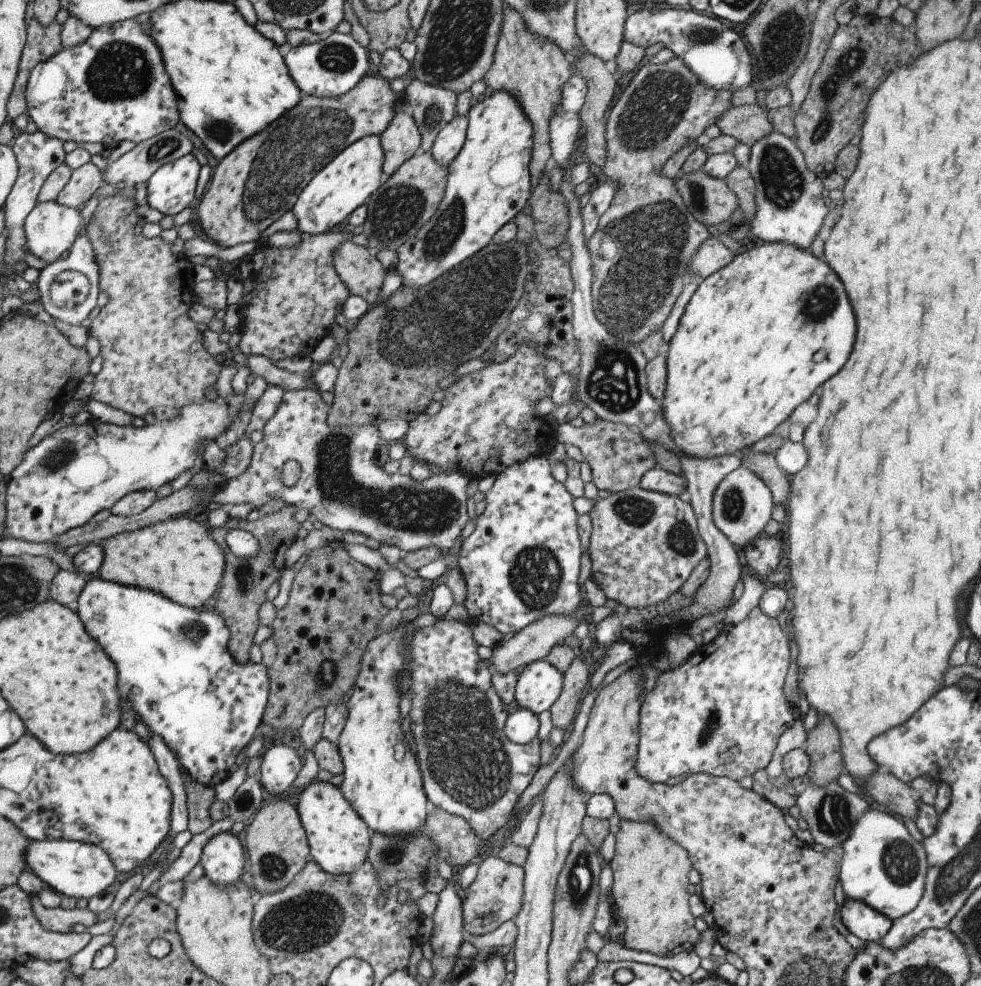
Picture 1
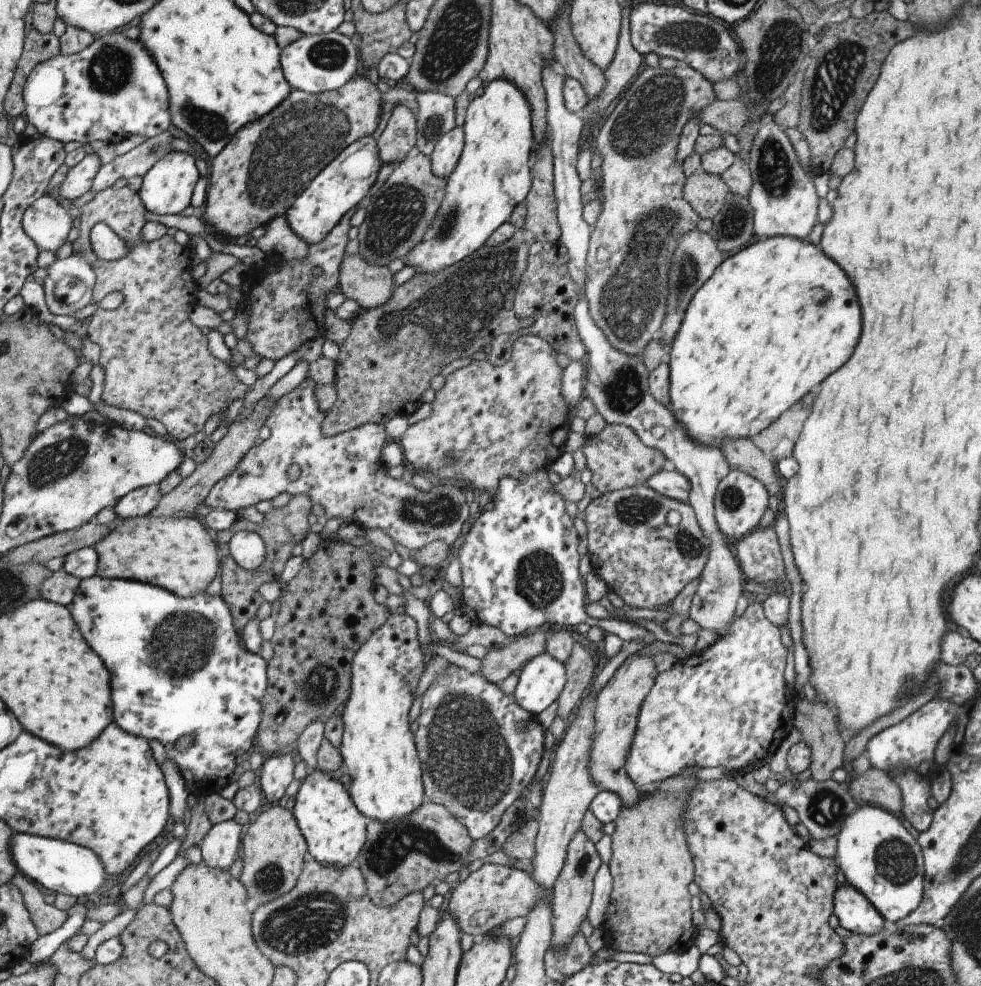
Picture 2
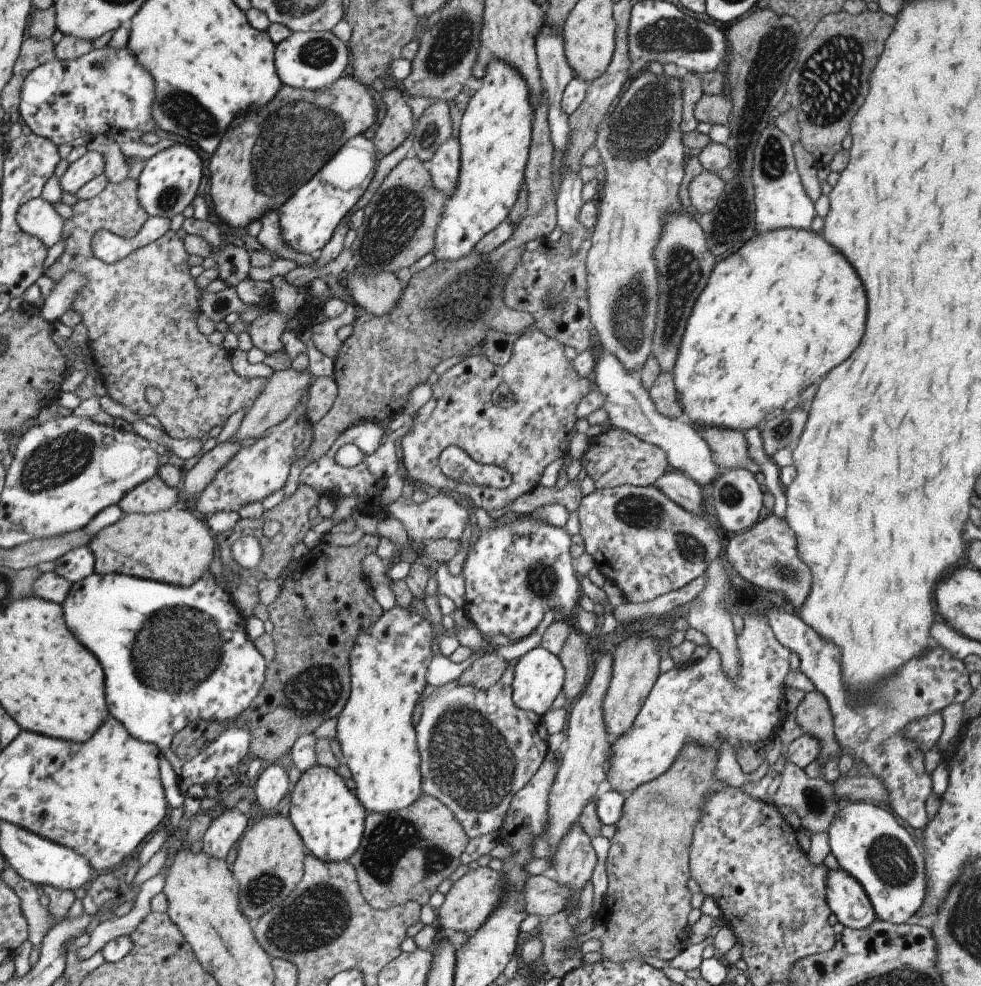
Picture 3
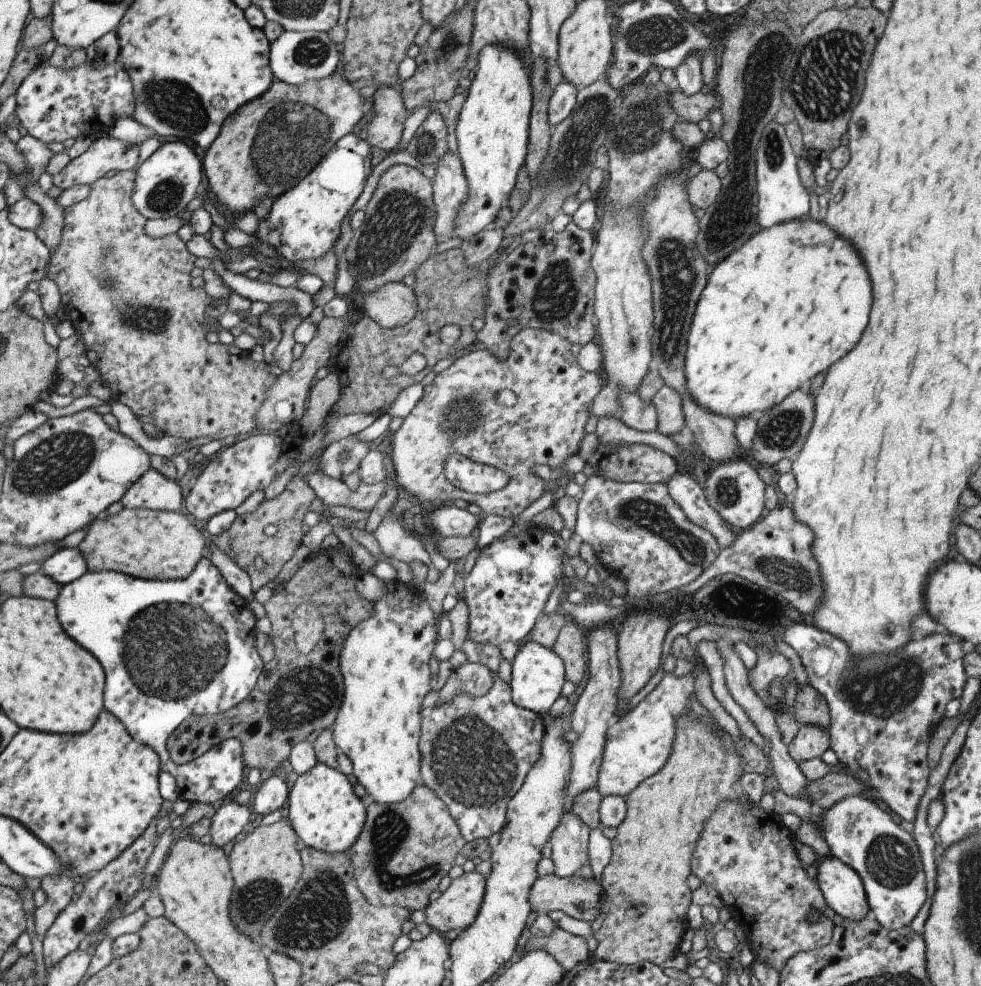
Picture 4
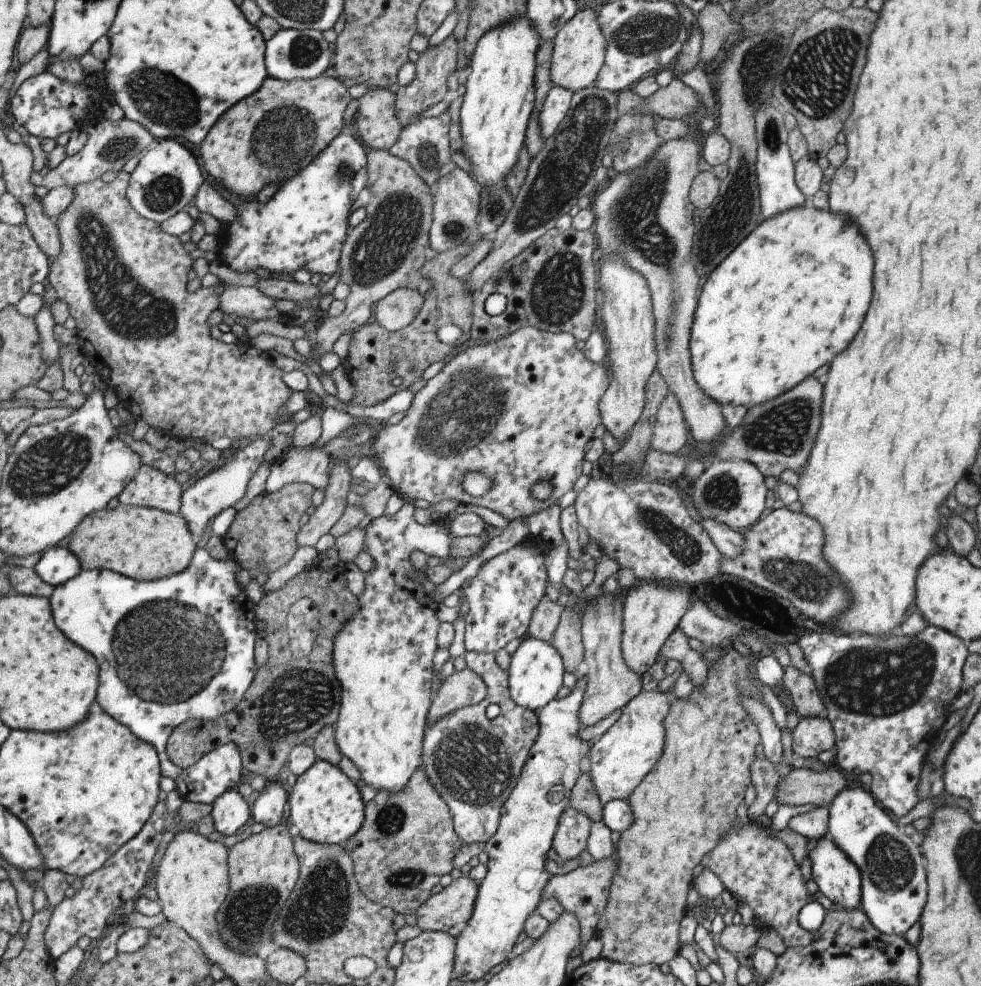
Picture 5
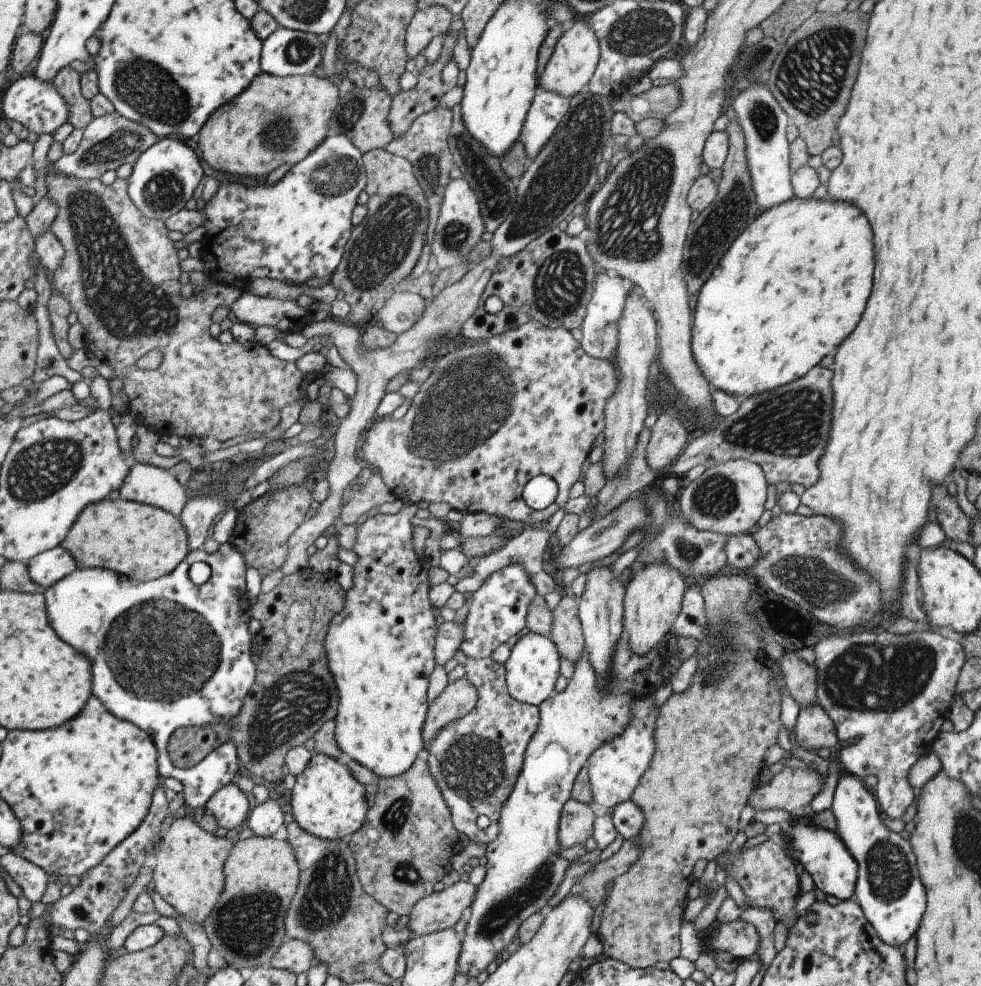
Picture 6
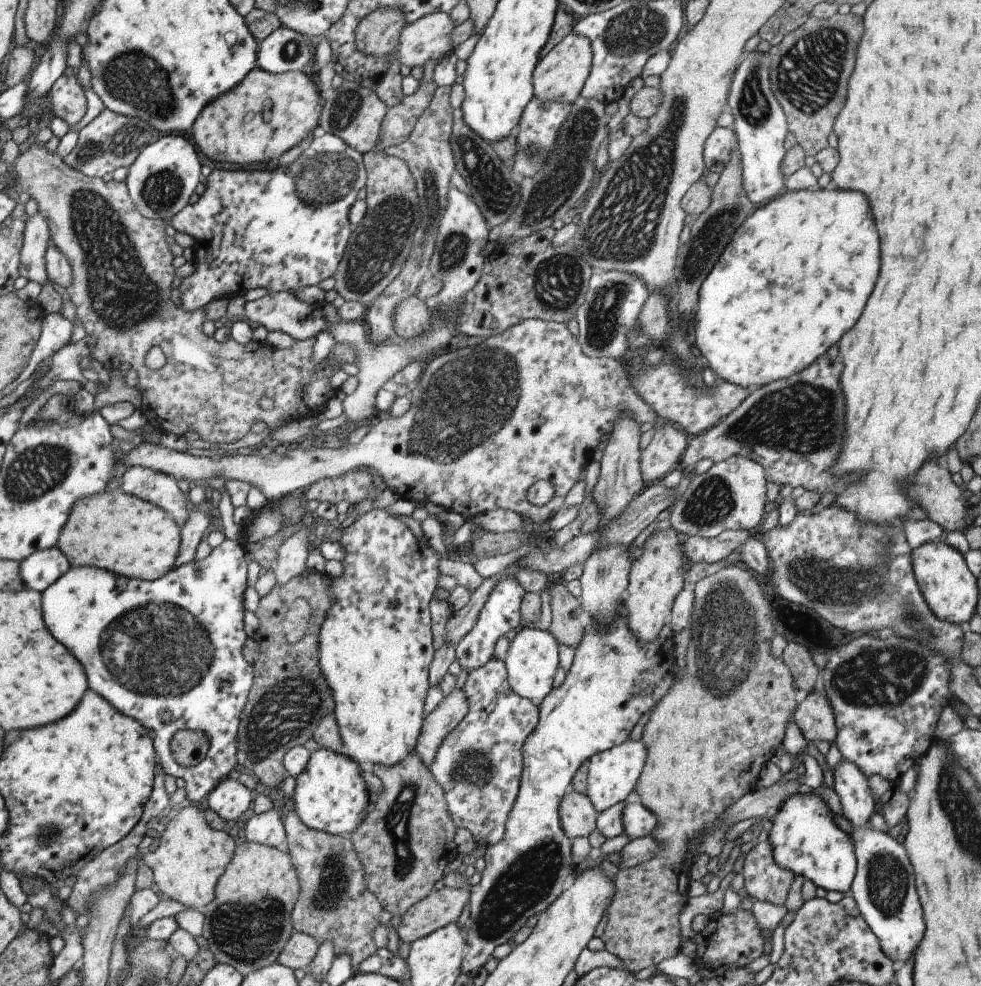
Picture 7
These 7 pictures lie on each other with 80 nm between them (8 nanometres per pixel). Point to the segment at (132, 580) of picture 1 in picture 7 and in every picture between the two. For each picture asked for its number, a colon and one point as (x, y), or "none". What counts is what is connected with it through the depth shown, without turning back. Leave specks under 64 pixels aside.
2: (178, 553)
3: (173, 546)
4: (142, 543)
5: (142, 543)
6: (142, 542)
7: (118, 532)

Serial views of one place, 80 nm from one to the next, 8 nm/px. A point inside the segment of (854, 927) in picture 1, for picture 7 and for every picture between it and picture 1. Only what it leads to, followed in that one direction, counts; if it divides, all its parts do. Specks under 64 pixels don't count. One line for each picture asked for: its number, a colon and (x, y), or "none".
2: (854, 912)
3: (845, 898)
4: (842, 889)
5: (836, 877)
6: (823, 856)
7: (804, 839)

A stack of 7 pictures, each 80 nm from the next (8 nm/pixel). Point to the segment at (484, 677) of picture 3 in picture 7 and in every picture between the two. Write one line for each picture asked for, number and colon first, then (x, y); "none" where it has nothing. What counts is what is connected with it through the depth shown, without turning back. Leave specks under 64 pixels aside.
4: (472, 679)
5: (461, 689)
6: (457, 698)
7: (449, 711)

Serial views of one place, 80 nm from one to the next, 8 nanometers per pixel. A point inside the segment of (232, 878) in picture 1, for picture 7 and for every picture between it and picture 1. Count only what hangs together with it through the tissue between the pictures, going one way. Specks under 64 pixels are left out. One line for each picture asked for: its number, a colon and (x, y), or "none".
2: (219, 846)
3: (222, 832)
4: (230, 820)
5: (230, 814)
6: (228, 805)
7: (228, 798)

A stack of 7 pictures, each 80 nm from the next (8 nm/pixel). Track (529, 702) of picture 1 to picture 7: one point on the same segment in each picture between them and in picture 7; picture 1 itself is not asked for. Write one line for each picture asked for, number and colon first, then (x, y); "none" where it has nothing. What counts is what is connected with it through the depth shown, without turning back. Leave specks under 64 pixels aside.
2: (541, 679)
3: (538, 678)
4: (537, 674)
5: (534, 674)
6: (531, 669)
7: (531, 659)

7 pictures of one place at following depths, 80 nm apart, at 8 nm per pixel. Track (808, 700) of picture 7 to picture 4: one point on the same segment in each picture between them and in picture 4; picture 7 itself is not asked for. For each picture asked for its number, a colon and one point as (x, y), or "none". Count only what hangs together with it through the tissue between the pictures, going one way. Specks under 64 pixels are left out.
4: (810, 740)
5: (812, 735)
6: (813, 729)

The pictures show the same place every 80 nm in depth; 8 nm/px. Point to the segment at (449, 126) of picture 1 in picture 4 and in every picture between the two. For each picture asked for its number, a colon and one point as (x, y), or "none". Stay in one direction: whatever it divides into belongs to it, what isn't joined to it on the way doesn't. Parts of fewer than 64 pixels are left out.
2: (443, 158)
3: (444, 164)
4: (449, 188)

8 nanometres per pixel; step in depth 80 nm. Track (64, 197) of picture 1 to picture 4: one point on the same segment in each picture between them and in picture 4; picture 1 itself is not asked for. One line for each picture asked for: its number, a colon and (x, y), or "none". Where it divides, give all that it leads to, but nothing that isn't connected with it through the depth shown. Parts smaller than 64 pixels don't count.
2: (78, 178)
3: (90, 165)
4: (105, 153)

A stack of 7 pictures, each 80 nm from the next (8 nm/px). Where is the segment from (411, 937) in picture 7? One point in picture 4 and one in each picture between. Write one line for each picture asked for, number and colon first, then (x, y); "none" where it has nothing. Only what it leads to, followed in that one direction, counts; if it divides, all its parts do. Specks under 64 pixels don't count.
4: (455, 908)
5: (445, 907)
6: (439, 910)

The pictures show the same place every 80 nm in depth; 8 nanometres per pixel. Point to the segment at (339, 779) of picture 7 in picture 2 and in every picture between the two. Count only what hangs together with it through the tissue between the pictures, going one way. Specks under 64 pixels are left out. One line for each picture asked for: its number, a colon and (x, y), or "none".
2: (334, 830)
3: (329, 819)
4: (326, 815)
5: (325, 806)
6: (326, 801)

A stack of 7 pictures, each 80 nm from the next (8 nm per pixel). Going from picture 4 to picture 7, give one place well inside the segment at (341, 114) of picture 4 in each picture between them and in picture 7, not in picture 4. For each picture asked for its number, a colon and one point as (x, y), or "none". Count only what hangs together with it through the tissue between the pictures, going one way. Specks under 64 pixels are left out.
5: (269, 135)
6: (276, 120)
7: (257, 120)

